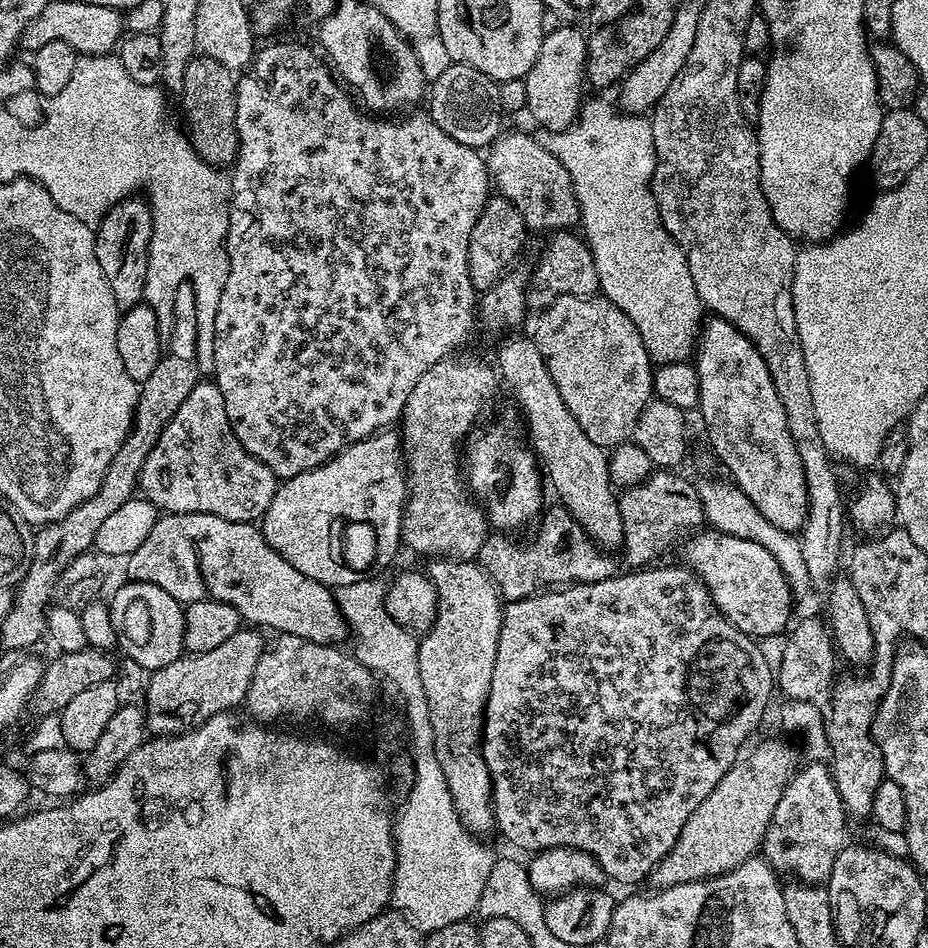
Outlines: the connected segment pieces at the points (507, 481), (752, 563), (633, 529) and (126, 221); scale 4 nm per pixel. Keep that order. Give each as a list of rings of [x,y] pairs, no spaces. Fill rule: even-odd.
[[[502,425],[482,428],[466,444],[466,487],[469,493],[483,508],[493,529],[512,530],[508,528],[531,525],[545,507],[544,492],[540,489],[542,472],[537,457],[523,439],[515,440]]]
[[[715,530],[704,531],[697,531],[683,541],[683,563],[707,586],[721,614],[753,638],[783,633],[793,619],[794,593],[778,562],[774,562],[774,554],[753,540]]]
[[[656,470],[648,479],[640,484],[625,487],[619,493],[620,513],[624,523],[624,542],[622,553],[632,566],[648,566],[653,563],[655,556],[660,556],[672,543],[683,541],[686,534],[692,534],[705,523],[704,507],[700,501],[700,494],[695,483],[691,484],[684,476],[675,476],[672,470]]]
[[[147,199],[119,200],[100,219],[95,234],[98,266],[102,266],[102,274],[106,274],[106,282],[110,282],[110,291],[114,294],[114,302],[122,310],[136,307],[144,300],[148,251],[152,237],[152,209],[149,208]]]

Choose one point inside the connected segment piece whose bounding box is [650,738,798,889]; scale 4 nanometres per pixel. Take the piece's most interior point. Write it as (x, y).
(728, 829)

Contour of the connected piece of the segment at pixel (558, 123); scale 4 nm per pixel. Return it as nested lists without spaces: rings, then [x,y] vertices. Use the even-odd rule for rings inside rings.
[[[556,26],[553,32],[552,29],[545,31],[538,58],[534,58],[534,66],[530,66],[523,78],[526,82],[527,115],[532,115],[546,132],[565,132],[576,123],[582,111],[588,42],[585,33],[578,29],[576,26]]]

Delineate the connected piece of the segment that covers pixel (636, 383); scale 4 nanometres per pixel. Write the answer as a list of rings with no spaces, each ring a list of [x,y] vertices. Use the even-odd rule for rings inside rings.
[[[603,294],[558,297],[537,316],[534,339],[554,386],[558,386],[558,394],[562,394],[562,402],[566,402],[566,410],[574,414],[578,426],[586,430],[586,438],[598,447],[611,450],[625,443],[638,422],[638,414],[654,396],[654,361],[642,342],[642,334],[638,334],[638,326]]]

